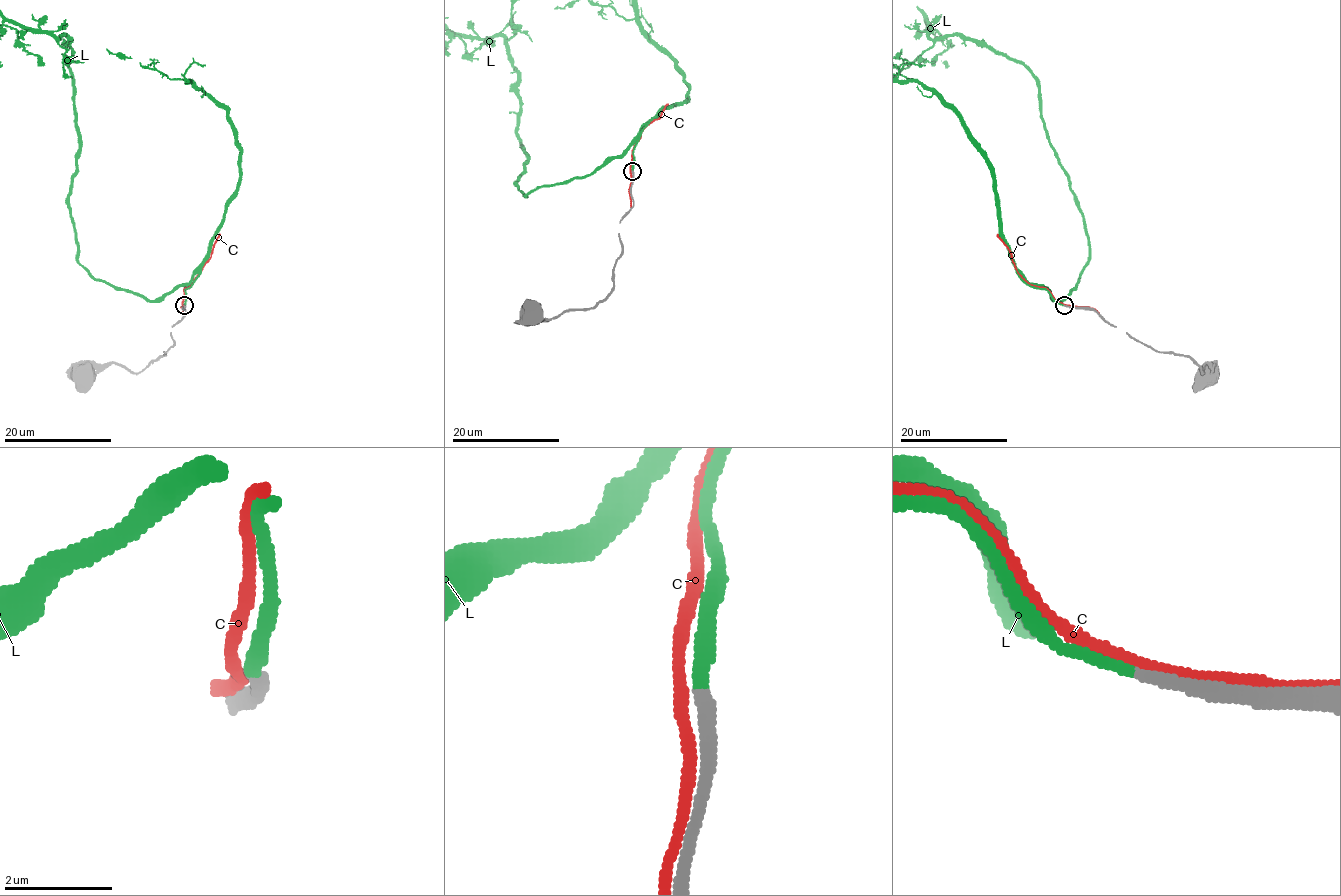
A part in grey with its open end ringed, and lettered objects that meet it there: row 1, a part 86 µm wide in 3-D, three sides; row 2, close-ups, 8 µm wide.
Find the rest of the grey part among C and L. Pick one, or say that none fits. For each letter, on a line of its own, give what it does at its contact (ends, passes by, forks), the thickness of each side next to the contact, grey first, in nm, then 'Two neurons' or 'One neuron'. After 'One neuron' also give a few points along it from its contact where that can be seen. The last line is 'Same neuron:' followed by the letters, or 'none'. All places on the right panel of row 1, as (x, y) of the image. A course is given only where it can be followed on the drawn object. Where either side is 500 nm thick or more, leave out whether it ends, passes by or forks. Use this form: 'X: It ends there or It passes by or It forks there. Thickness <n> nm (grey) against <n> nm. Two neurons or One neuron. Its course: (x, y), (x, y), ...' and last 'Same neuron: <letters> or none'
C: It passes by. Thickness 260 nm (grey) against 200 nm. Two neurons
L: It ends there. Thickness 240 nm (grey) against 220 nm. One neuron
Same neuron: L

